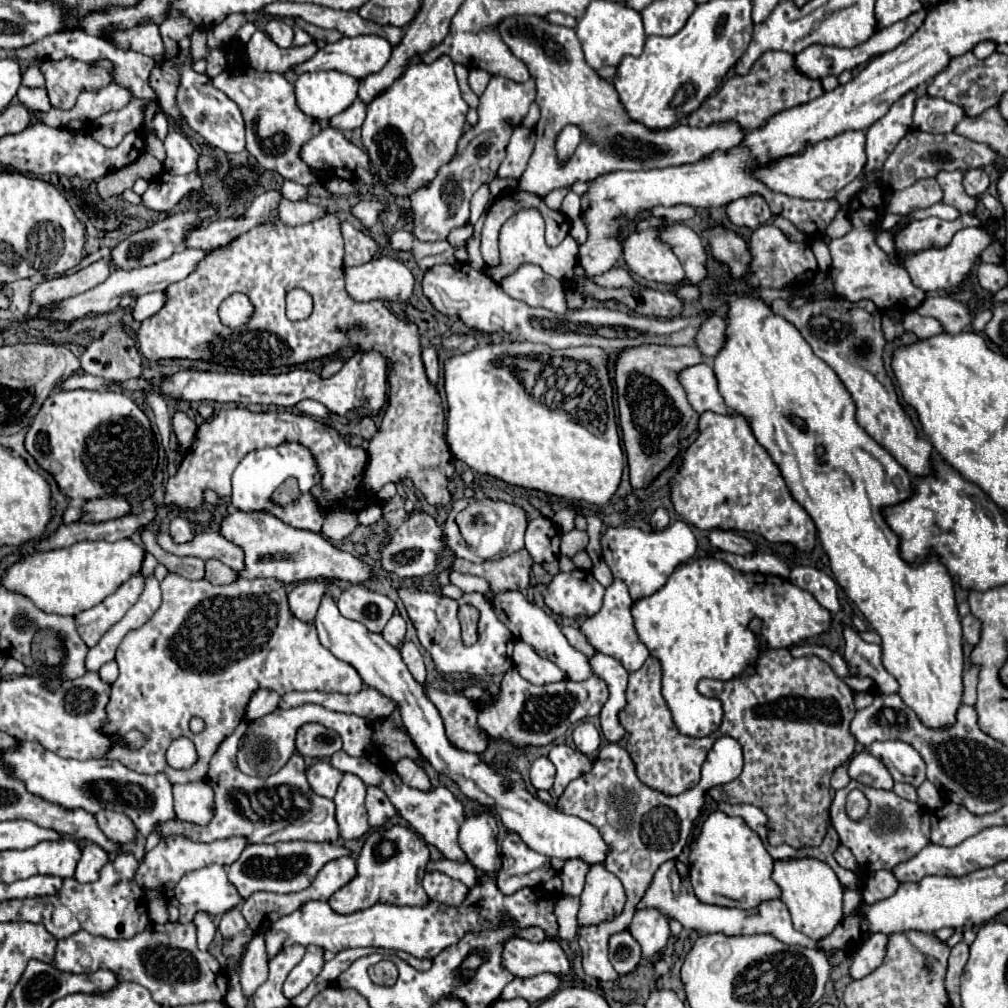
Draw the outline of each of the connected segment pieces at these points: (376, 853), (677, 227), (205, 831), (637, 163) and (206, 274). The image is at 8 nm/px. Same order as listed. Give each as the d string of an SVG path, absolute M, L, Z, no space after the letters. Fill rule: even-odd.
M391 826L375 830L363 844L363 850L357 860L357 876L337 890L329 906L337 914L353 914L357 910L365 910L377 902L395 904L395 906L425 906L429 896L423 890L423 876L429 864L429 848L427 844L405 826Z
M669 224L663 230L663 240L673 246L673 252L681 260L691 284L699 284L707 278L709 252L699 234L695 234L685 224Z
M243 720L237 730L223 740L223 744L217 748L211 764L209 774L205 782L211 782L211 788L215 790L215 816L207 826L195 826L181 820L169 820L165 824L159 824L157 830L163 836L183 834L195 842L213 842L221 838L231 836L245 836L253 844L273 844L279 840L309 840L309 842L337 842L339 840L339 826L335 820L335 806L333 800L323 798L315 794L307 782L305 776L305 762L301 754L293 754L289 764L285 764L277 774L269 778L251 778L245 776L241 770L237 770L237 750L239 740L243 738L249 722ZM233 792L241 792L245 796L255 796L257 810L261 816L257 818L245 818L241 814L241 806L233 802Z
M509 16L503 18L497 24L497 30L501 34L501 40L509 46L509 50L513 52L515 58L519 58L529 74L535 78L537 84L537 98L535 102L541 108L541 120L535 128L537 132L537 142L535 142L535 150L533 156L527 164L527 170L523 172L523 176L519 178L519 190L529 190L529 194L537 194L539 198L545 198L545 194L565 186L571 188L577 180L581 182L591 182L593 178L607 174L607 172L615 172L615 170L651 170L651 168L667 168L667 166L679 166L679 164L687 164L687 162L697 162L701 160L705 154L711 154L713 150L729 150L733 146L737 146L743 140L743 128L735 122L723 122L723 124L713 124L707 128L691 128L691 126L675 126L669 130L661 130L661 132L651 132L645 126L631 122L617 98L617 92L613 88L611 82L601 80L597 76L597 72L585 62L583 50L579 46L577 34L573 28L567 26L557 26L547 22L543 16ZM567 124L577 124L585 130L587 140L581 142L581 146L575 150L575 156L565 164L559 166L557 156L555 156L555 136L557 132L567 126Z
M325 212L321 218L311 220L301 226L287 226L279 216L269 218L269 222L257 224L253 230L241 234L225 248L213 250L203 264L199 264L197 272L187 276L181 282L171 284L167 290L165 306L151 318L143 320L139 330L135 332L139 352L151 360L205 360L221 364L223 350L223 366L251 372L267 372L271 368L281 366L297 366L311 360L319 360L325 356L337 356L343 348L353 348L353 352L361 350L377 350L389 362L388 402L382 416L381 428L377 436L369 442L369 458L371 464L361 480L363 496L377 495L381 486L387 482L399 482L409 478L417 490L423 492L425 500L443 508L449 506L453 494L449 490L451 480L455 478L455 460L449 452L445 436L441 438L441 430L445 432L445 414L441 408L441 396L435 384L429 382L425 374L425 366L421 360L421 336L413 322L397 318L383 300L371 302L355 302L343 284L343 238L341 238L341 218L335 212ZM293 288L303 288L315 300L313 312L309 318L301 322L291 322L285 316L285 294ZM233 292L245 294L253 304L253 314L247 324L233 330L221 324L217 316L217 308Z

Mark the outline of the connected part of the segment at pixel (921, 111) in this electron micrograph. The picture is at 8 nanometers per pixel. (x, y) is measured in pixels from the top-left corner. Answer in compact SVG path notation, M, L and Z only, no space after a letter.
M921 96L915 102L913 128L931 132L931 134L945 134L945 132L951 132L963 116L965 112L957 104L951 104L943 98Z

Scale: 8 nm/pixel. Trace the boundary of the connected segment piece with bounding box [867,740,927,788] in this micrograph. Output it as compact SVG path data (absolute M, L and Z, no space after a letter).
M901 740L873 742L867 750L875 758L883 760L895 782L909 782L909 784L918 788L927 780L925 760L907 742L901 742Z

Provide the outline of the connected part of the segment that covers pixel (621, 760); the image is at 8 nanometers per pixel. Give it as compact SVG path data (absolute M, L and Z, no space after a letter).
M721 736L713 748L709 750L709 756L702 765L701 782L679 794L679 796L665 796L659 790L653 790L645 786L635 772L633 760L629 758L629 752L621 748L619 744L607 744L599 750L599 756L593 764L593 768L575 778L563 792L563 796L557 800L557 808L565 814L573 814L593 826L597 826L599 834L605 838L605 844L609 846L609 854L605 858L605 868L613 872L627 890L627 904L621 916L597 924L587 926L579 930L579 946L583 956L583 970L591 978L599 980L615 980L617 972L613 970L609 962L609 938L611 934L617 934L619 930L627 930L629 922L633 918L637 902L643 898L645 890L653 882L653 874L659 870L659 866L667 860L677 858L683 848L689 842L691 830L695 820L701 814L701 808L705 804L707 790L719 784L727 784L735 780L743 770L743 750L735 738Z

